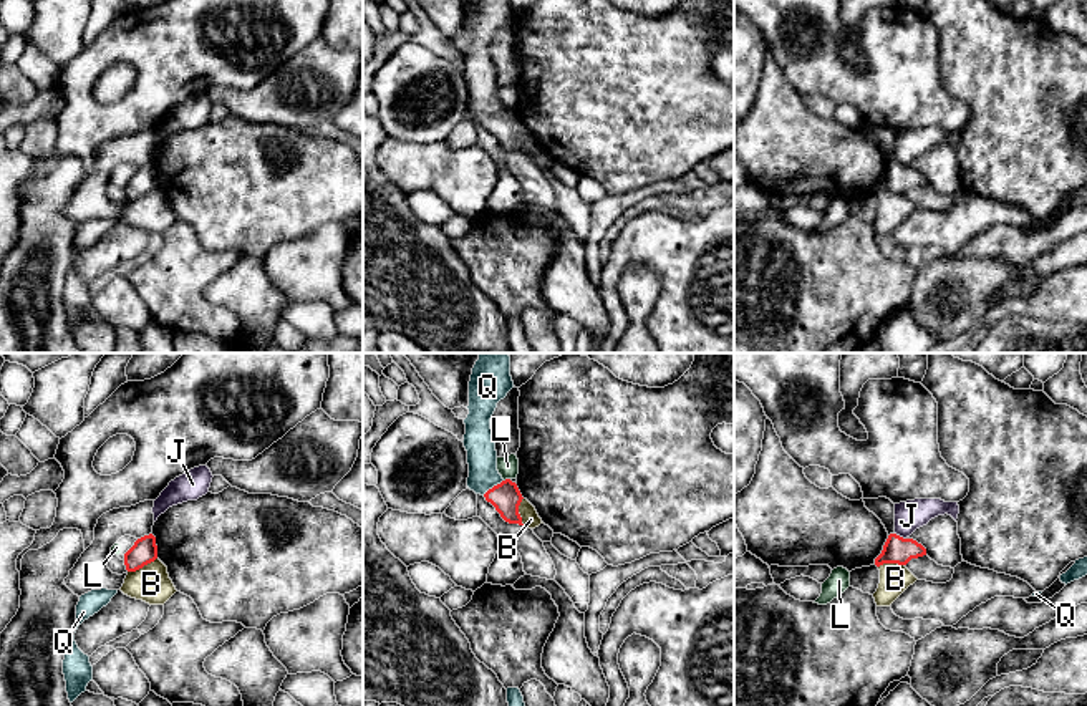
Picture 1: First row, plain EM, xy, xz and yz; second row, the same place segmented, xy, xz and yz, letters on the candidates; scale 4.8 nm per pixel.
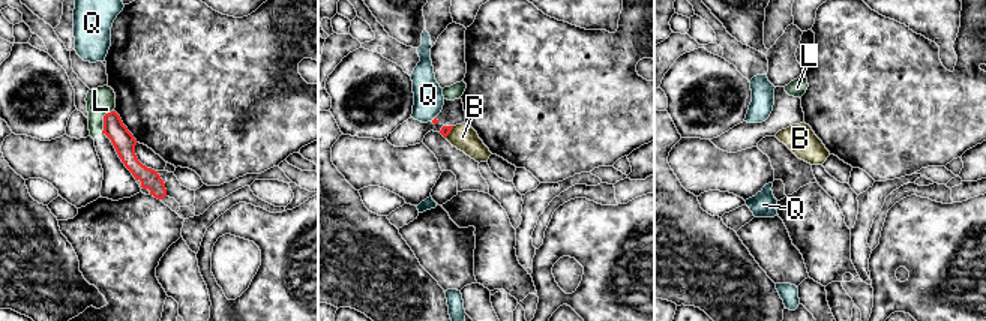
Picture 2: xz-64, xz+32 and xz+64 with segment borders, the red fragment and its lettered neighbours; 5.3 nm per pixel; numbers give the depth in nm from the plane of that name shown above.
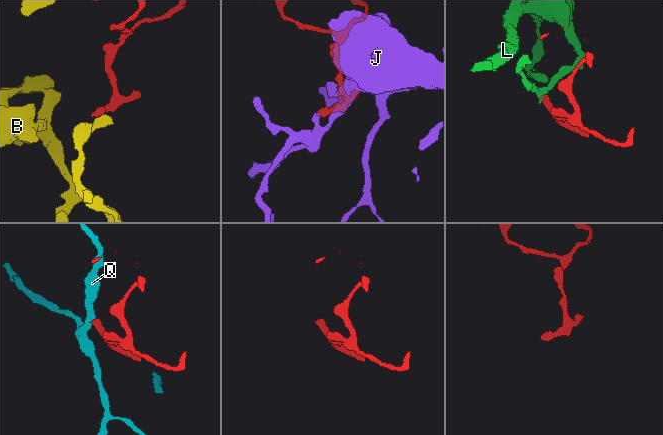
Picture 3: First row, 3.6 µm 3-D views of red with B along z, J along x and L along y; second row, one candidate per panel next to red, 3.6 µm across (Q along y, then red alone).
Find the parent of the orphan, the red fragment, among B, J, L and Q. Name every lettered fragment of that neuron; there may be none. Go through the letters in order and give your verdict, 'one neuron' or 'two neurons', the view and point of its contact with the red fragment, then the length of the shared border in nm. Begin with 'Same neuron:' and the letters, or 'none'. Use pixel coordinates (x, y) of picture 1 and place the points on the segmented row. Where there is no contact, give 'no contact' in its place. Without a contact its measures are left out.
Same neuron: Q
B: two neurons; meets red in xy at (141, 567); contact 160 nm long
J: two neurons; meets red in yz at (898, 536); contact 70 nm long
L: two neurons; meets red in xz at (506, 479); contact 40 nm long
Q: one neuron; meets red in xz at (494, 486); contact 130 nm long

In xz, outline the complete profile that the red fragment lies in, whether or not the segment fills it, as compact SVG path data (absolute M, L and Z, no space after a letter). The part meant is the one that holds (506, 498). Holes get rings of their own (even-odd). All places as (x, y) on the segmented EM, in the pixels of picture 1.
M481 353L469 381L469 414L464 419L467 451L467 487L486 497L509 524L522 524L522 494L515 482L497 471L497 451L490 418L497 403L514 388L509 353Z

